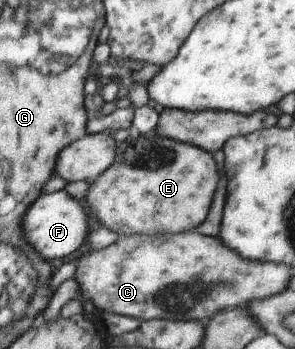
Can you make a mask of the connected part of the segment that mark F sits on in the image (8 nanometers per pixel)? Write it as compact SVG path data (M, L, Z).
M65 190L41 194L29 209L26 210L22 232L32 244L35 252L46 260L66 258L81 248L88 236L88 222L86 212L77 199L71 198Z

